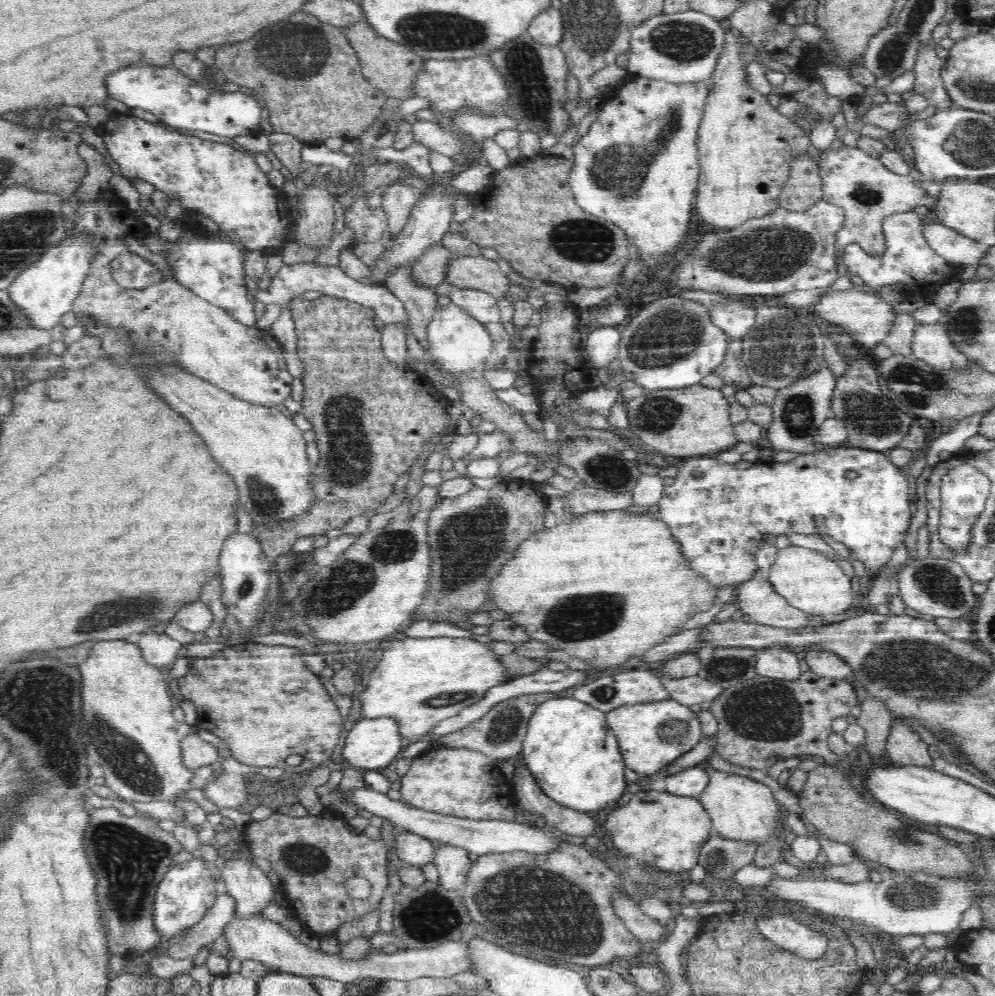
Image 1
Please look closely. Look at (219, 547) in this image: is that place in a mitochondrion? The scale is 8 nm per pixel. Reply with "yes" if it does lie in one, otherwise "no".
no

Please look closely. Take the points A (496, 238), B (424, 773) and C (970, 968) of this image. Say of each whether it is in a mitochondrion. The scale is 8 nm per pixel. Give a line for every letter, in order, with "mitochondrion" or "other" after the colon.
A: other
B: other
C: other

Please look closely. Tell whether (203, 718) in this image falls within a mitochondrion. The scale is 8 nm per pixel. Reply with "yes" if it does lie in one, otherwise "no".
no

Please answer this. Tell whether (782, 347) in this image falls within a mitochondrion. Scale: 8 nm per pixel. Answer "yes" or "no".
yes

